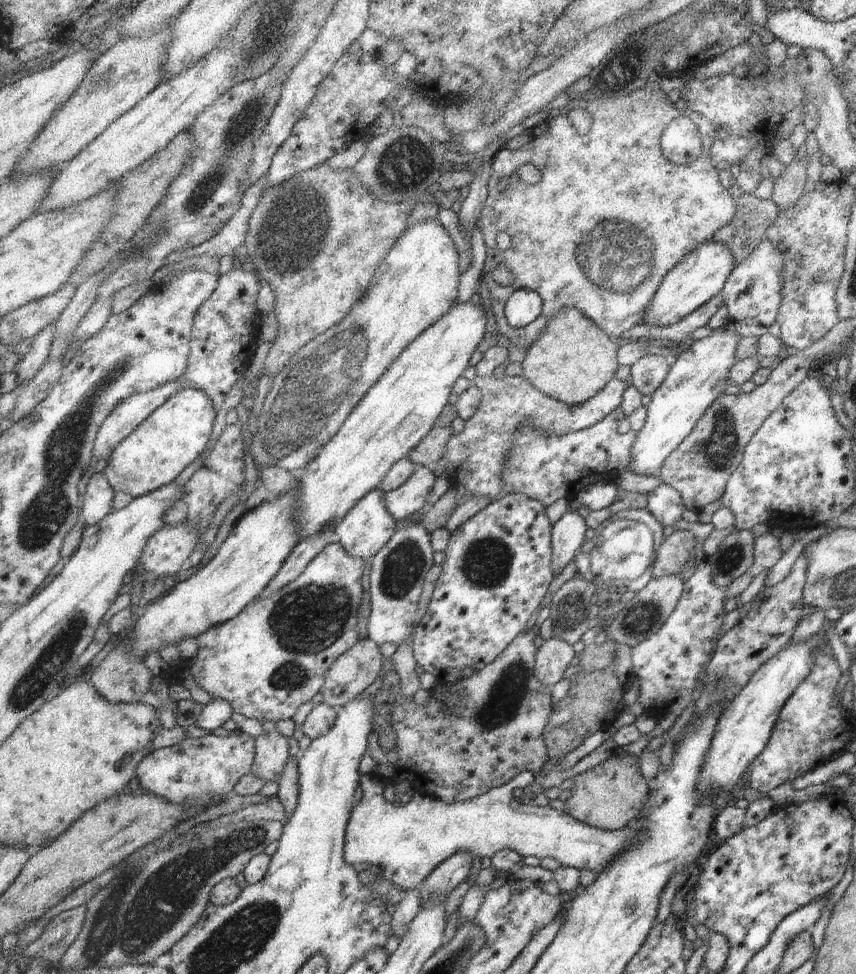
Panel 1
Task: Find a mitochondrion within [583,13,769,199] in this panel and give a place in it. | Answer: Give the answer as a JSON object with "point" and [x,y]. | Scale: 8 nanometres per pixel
{"point":[626,66]}

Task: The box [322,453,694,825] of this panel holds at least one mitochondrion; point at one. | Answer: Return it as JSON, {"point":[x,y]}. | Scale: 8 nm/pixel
{"point":[500,706]}

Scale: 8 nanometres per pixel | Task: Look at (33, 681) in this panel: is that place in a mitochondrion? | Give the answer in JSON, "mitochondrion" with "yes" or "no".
{"mitochondrion":"yes"}

